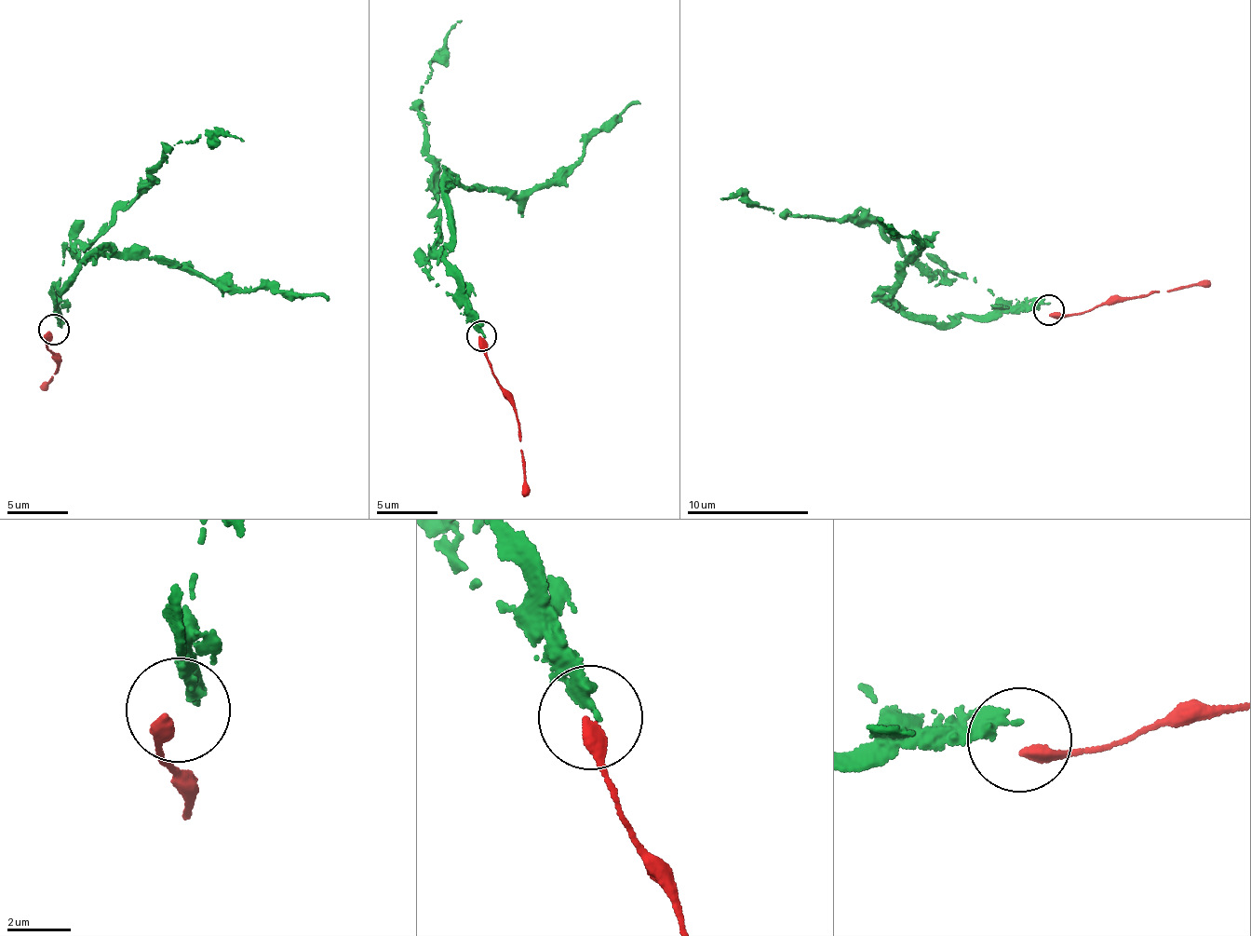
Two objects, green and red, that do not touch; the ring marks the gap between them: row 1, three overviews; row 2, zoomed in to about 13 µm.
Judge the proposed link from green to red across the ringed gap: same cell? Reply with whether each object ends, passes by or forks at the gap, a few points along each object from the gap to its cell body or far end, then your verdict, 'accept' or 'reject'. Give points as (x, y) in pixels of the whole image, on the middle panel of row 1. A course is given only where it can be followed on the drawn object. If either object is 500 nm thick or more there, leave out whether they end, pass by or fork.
green ends; red ends; course green (482, 337), (448, 256), (448, 189), (493, 190), (524, 198), (583, 155), (586, 137), (638, 101); course red (478, 339), (478, 349), (515, 409), (524, 498); reject

